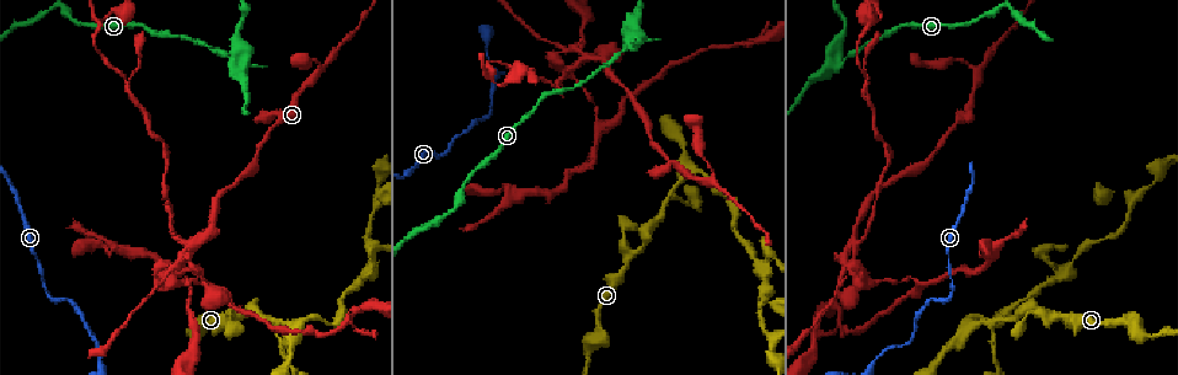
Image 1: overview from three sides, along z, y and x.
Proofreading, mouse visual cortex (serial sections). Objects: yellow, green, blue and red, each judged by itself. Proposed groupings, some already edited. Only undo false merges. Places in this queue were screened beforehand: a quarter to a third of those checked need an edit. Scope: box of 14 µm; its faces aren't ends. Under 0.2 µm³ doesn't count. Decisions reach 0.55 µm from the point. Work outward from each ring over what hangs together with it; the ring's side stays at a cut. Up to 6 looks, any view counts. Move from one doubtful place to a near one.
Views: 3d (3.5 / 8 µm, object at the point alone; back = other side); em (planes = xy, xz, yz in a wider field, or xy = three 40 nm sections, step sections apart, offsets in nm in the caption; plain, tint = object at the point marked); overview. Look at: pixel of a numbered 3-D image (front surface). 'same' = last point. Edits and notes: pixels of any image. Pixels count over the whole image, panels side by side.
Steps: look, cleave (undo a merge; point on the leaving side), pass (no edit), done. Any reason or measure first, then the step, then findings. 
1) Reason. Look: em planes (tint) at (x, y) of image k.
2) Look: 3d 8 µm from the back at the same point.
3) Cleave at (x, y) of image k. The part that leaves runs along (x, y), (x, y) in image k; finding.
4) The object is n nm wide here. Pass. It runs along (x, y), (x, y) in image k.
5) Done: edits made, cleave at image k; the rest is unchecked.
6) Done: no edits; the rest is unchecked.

Four-way junction. Look: em xy step 1 (tint) at (174, 263) of image 1.

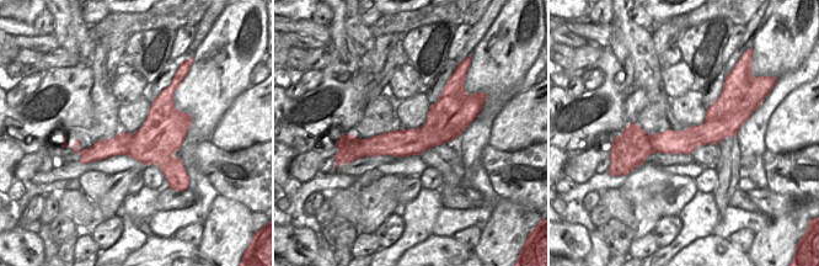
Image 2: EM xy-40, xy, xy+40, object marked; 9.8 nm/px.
Wider look. Look: 3d 3.5 µm at the same point.

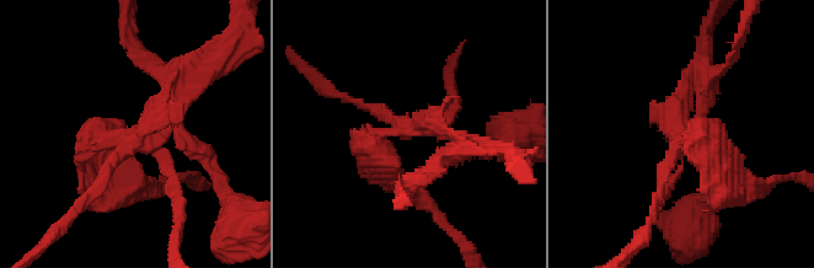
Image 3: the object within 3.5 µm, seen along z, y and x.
Cleave at (696, 153) of image 3. A second cell is stuck on.

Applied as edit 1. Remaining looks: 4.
Side arm on a straight run. Look: 3d 8 µm at (276, 320) of image 1.

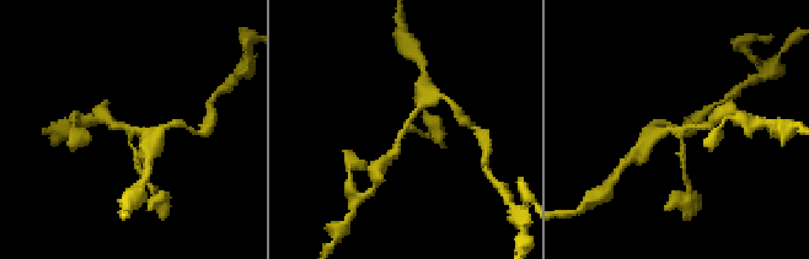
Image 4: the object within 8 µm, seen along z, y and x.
3 arms meet here; the arms are 150, 200, 200 nm wide; now the EM. Look: em xy step 5 (tint) at (405, 132) of image 4.

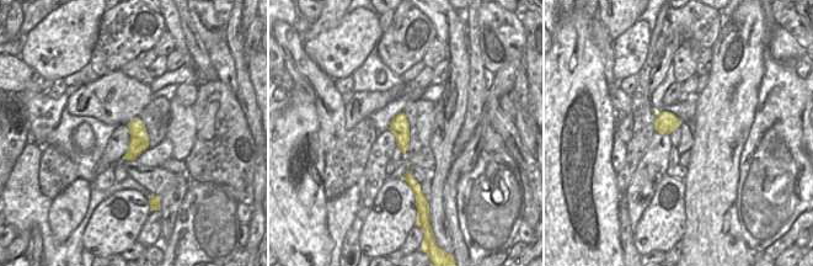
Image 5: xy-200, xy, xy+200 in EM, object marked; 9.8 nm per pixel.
Pass. It runs along (387, 158), (423, 103) in image 4; all the same cell.

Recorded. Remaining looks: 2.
Done: edits made, cleave at image 3; the rest is unchecked.

